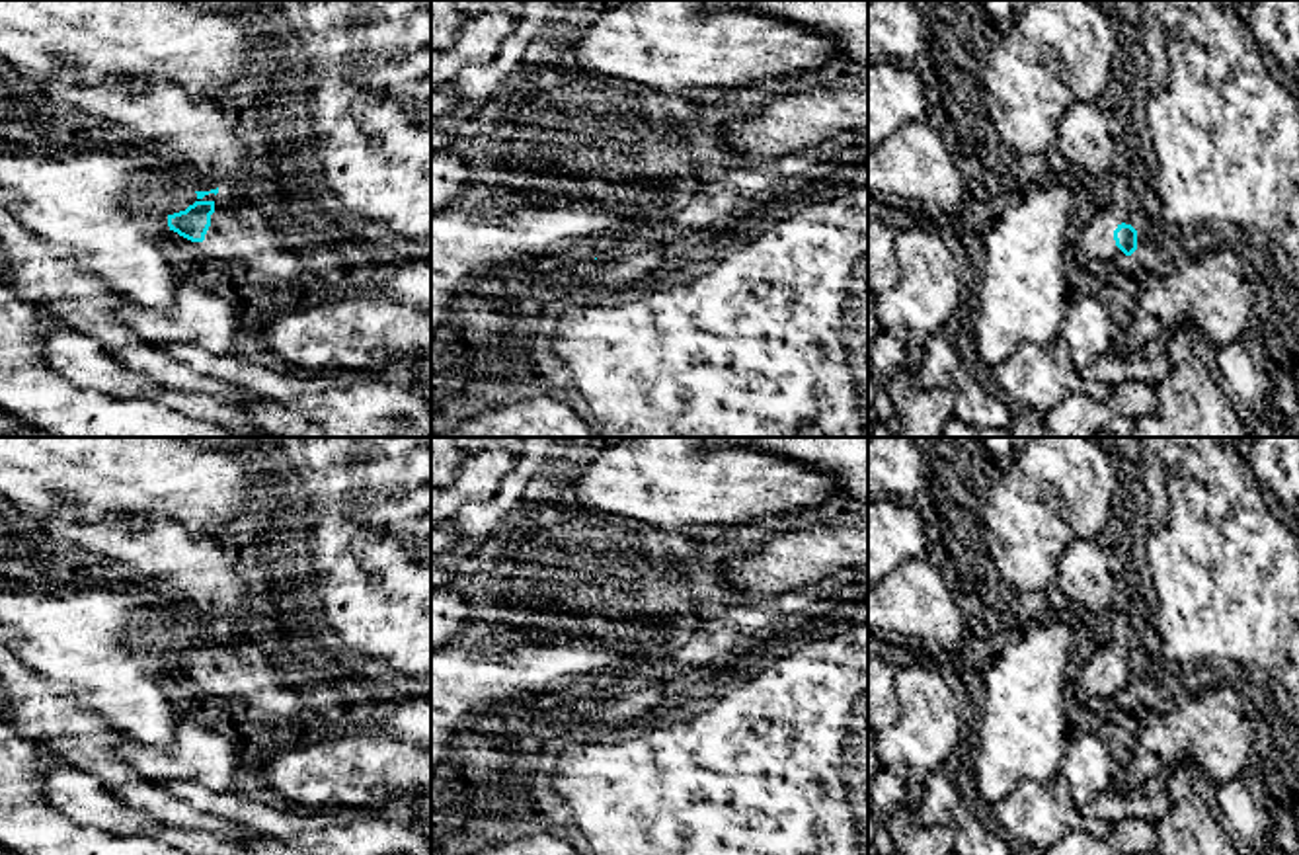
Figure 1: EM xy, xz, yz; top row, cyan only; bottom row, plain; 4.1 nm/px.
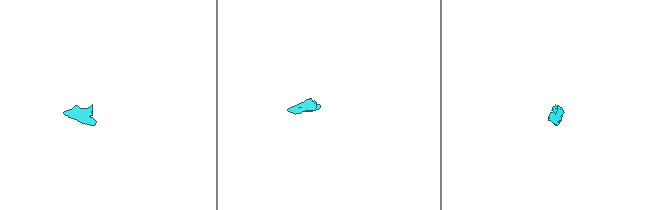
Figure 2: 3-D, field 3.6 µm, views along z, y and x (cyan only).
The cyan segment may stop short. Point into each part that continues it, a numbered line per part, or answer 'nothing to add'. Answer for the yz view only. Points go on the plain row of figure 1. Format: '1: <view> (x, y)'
1: yz (1095, 674)

